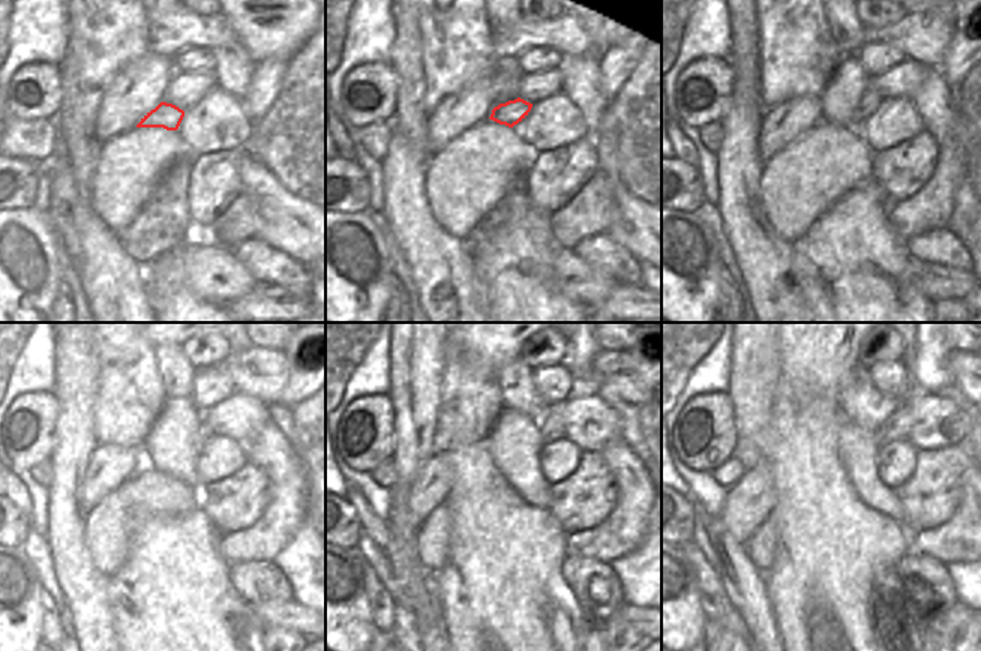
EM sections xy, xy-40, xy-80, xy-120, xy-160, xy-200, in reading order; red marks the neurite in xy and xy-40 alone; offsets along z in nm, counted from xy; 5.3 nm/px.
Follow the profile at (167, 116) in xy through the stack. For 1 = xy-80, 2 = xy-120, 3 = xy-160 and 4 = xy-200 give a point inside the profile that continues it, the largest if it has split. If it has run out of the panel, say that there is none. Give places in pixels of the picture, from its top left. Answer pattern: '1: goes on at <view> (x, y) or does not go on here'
1: goes on at xy-80 (870, 101)
2: goes on at xy-120 (204, 434)
3: goes on at xy-160 (552, 425)
4: goes on at xy-200 (897, 426)

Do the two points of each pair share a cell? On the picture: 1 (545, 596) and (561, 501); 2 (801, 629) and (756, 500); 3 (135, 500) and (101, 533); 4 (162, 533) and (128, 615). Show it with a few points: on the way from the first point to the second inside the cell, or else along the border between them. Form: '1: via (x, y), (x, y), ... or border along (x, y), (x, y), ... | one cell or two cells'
1: border along (545, 509), (566, 533) | two cells
2: border along (774, 479), (776, 503), (770, 513) | two cells
3: via (126, 507), (110, 524) | one cell
4: via (162, 554), (162, 585), (149, 599) | one cell

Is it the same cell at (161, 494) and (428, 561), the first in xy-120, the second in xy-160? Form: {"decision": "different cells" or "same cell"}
{"decision": "same cell"}

